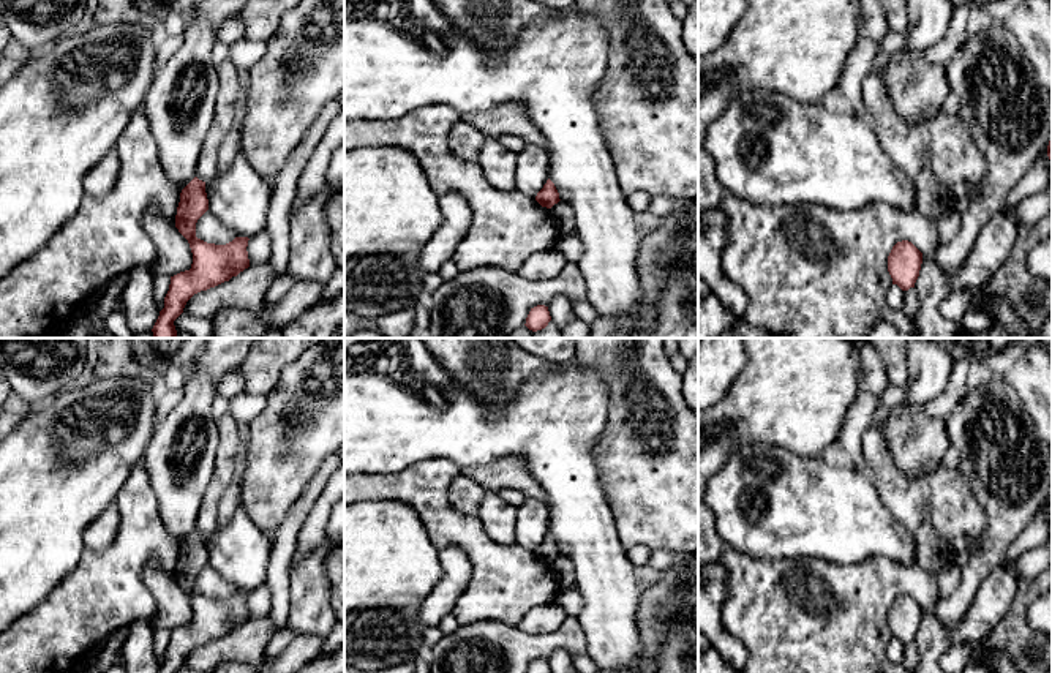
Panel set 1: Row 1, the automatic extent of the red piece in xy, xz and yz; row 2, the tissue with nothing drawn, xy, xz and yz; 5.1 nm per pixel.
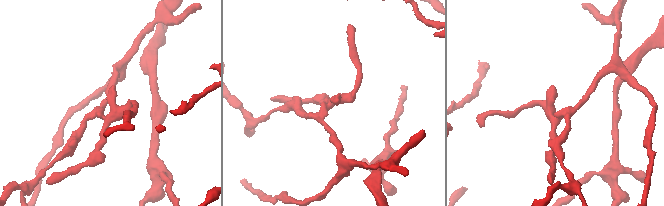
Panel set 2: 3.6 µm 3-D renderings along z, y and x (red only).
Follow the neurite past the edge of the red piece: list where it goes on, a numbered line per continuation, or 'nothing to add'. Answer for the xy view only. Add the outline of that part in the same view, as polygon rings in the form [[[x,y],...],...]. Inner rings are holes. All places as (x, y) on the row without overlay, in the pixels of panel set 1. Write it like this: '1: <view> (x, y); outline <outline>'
nothing to add

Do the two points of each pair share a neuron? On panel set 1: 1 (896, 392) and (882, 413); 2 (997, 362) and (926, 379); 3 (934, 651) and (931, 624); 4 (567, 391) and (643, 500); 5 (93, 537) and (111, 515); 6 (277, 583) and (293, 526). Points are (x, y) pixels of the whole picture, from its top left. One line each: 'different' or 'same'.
1: same
2: different
3: same
4: different
5: same
6: same

